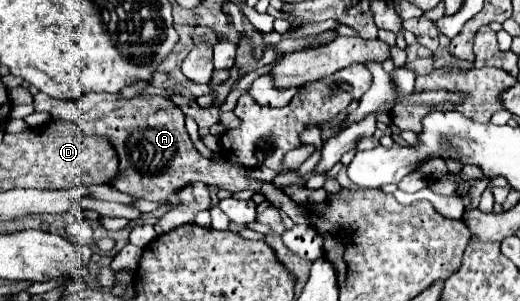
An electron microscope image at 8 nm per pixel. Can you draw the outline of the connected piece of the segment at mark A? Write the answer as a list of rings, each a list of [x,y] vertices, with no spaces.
[[[38,93],[34,95],[34,109],[48,111],[52,113],[52,117],[68,119],[76,123],[86,135],[108,137],[120,157],[120,175],[112,181],[112,187],[136,199],[166,201],[166,197],[170,193],[176,193],[182,185],[202,181],[206,185],[216,185],[220,189],[230,189],[234,193],[242,189],[260,189],[264,197],[268,197],[268,201],[274,207],[284,209],[284,213],[294,223],[298,225],[310,223],[308,209],[296,205],[280,189],[274,189],[272,183],[248,183],[246,169],[238,167],[238,163],[224,159],[222,161],[204,159],[190,141],[190,135],[184,127],[182,111],[164,95],[136,95],[132,99],[124,99],[112,93],[96,93],[96,95],[84,95],[84,99],[76,103],[64,103],[52,99],[50,95]]]

